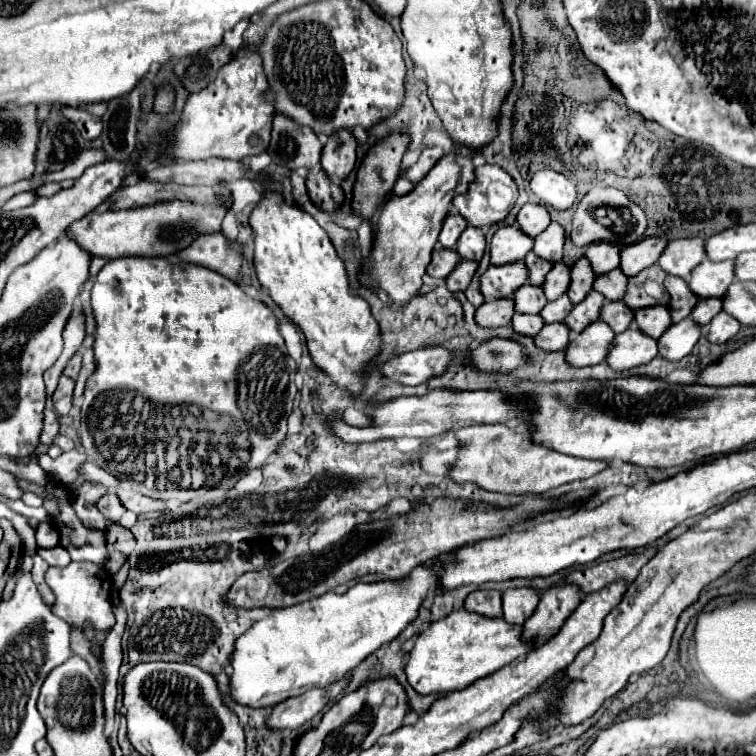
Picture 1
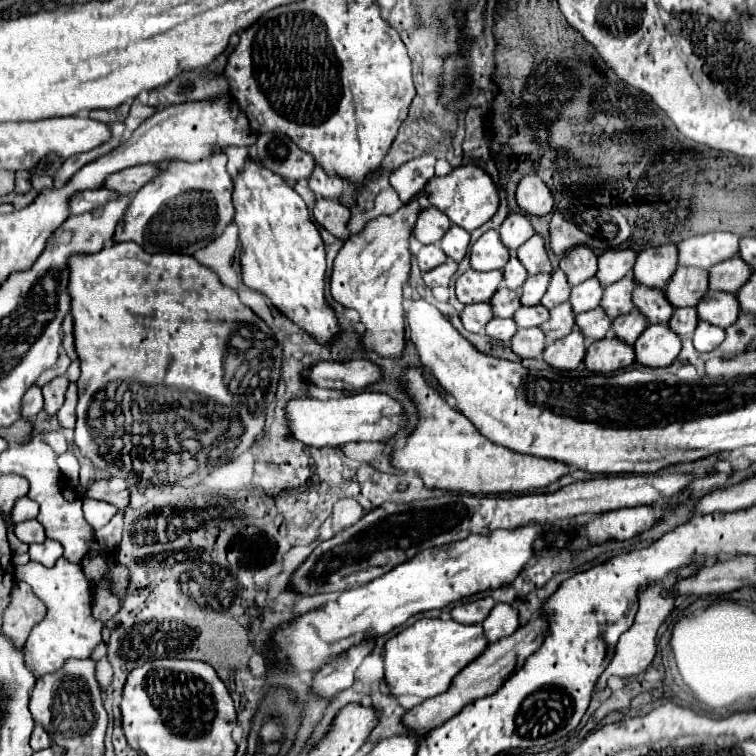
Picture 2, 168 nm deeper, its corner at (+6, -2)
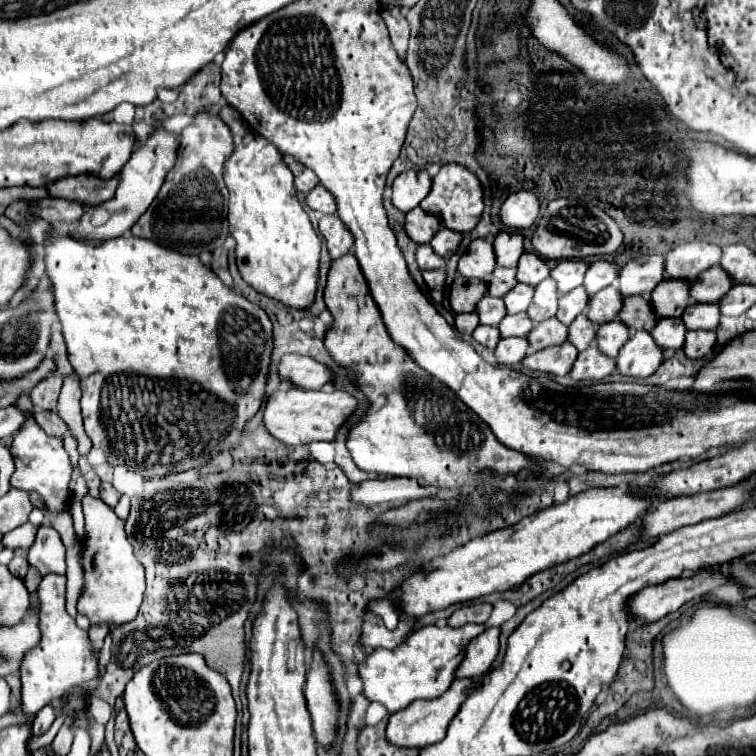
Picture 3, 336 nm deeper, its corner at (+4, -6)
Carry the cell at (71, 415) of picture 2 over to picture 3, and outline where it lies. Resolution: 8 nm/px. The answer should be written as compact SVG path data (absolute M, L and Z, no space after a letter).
M72 436L64 438L64 448L66 448L68 456L70 456L70 462L72 462L72 467L78 468L78 460L80 456L78 456L78 450L76 450L76 438L72 438Z

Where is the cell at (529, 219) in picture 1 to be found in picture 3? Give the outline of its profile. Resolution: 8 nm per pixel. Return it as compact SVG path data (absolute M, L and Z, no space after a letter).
M502 230L494 238L494 254L496 254L498 266L514 268L518 264L518 258L522 252L524 252L524 238L518 232Z

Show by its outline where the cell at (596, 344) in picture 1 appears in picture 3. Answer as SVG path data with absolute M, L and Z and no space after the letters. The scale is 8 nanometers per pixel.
M564 342L556 348L546 348L534 354L528 354L522 360L522 366L534 372L546 372L552 376L566 376L568 368L572 368L572 360L576 360L578 352L572 348L572 344Z

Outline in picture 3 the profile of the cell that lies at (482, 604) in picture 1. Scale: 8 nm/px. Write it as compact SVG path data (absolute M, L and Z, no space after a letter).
M472 604L472 606L464 606L458 608L450 618L448 618L448 626L452 628L460 628L464 624L476 622L476 624L484 624L490 618L492 612L492 604Z

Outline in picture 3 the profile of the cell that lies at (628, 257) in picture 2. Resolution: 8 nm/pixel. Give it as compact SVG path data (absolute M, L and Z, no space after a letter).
M614 262L590 264L590 268L586 270L586 278L584 278L584 288L588 296L594 296L598 290L610 286L610 282L616 280L616 272L618 272L618 266Z

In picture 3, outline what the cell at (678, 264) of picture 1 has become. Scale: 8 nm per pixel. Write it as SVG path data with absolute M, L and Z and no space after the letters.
M642 256L626 262L620 268L622 296L650 294L664 280L664 256Z

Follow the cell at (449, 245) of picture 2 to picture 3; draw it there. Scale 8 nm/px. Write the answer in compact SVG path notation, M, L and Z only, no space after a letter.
M440 228L434 238L430 240L430 246L434 248L434 252L442 258L450 258L458 246L460 246L460 240L462 240L462 234L460 232L452 232L452 230L446 230L446 228Z

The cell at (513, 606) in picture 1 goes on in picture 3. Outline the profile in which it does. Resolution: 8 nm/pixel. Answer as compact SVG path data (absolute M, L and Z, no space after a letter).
M490 626L480 636L476 636L476 640L468 644L464 652L464 660L456 668L454 678L460 680L460 678L472 678L472 676L486 674L500 648L498 636L500 636L500 628L496 626Z

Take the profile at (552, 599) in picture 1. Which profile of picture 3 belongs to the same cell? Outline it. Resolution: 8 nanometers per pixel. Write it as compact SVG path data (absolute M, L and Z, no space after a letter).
M454 680L452 686L434 700L414 700L412 704L408 704L408 708L390 714L388 726L386 726L386 738L390 744L400 746L400 748L424 748L428 744L440 742L446 736L446 728L452 720L452 716L456 716L456 712L460 710L460 704L466 700L468 692L472 692L472 688L476 688L474 680Z

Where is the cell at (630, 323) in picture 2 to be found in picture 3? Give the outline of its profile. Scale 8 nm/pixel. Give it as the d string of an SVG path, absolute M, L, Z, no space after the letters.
M620 320L602 324L596 332L598 350L610 358L616 358L616 352L620 352L620 348L628 338L630 338L630 332L628 328L624 328L624 324L620 324Z

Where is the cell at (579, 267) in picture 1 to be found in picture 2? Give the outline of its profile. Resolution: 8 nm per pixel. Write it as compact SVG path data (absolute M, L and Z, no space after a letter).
M558 268L552 272L550 288L548 288L546 296L542 298L542 304L546 304L546 308L554 308L554 306L558 306L570 298L570 290L572 290L572 286L568 284L566 274Z

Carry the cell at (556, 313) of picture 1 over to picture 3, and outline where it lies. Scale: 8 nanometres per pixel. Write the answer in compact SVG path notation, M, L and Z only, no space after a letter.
M516 314L516 316L506 316L500 324L498 324L500 336L508 338L508 336L528 336L528 332L532 330L532 322L528 320L526 314Z

